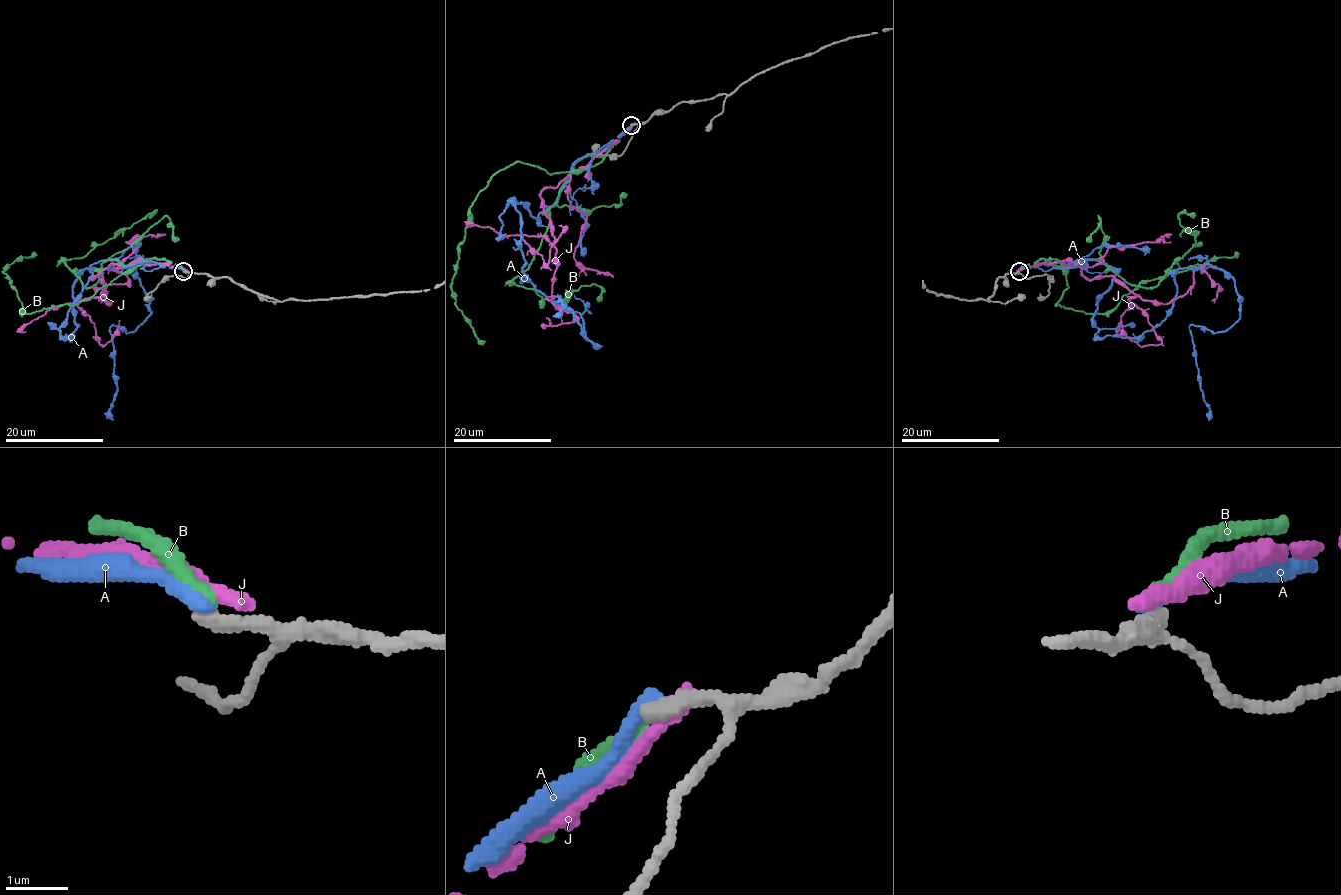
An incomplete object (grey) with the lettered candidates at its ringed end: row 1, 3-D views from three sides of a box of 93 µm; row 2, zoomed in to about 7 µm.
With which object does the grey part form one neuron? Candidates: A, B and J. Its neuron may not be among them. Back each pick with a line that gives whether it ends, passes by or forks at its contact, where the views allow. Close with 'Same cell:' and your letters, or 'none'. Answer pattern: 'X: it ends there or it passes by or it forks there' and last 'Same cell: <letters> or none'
Same cell: none

